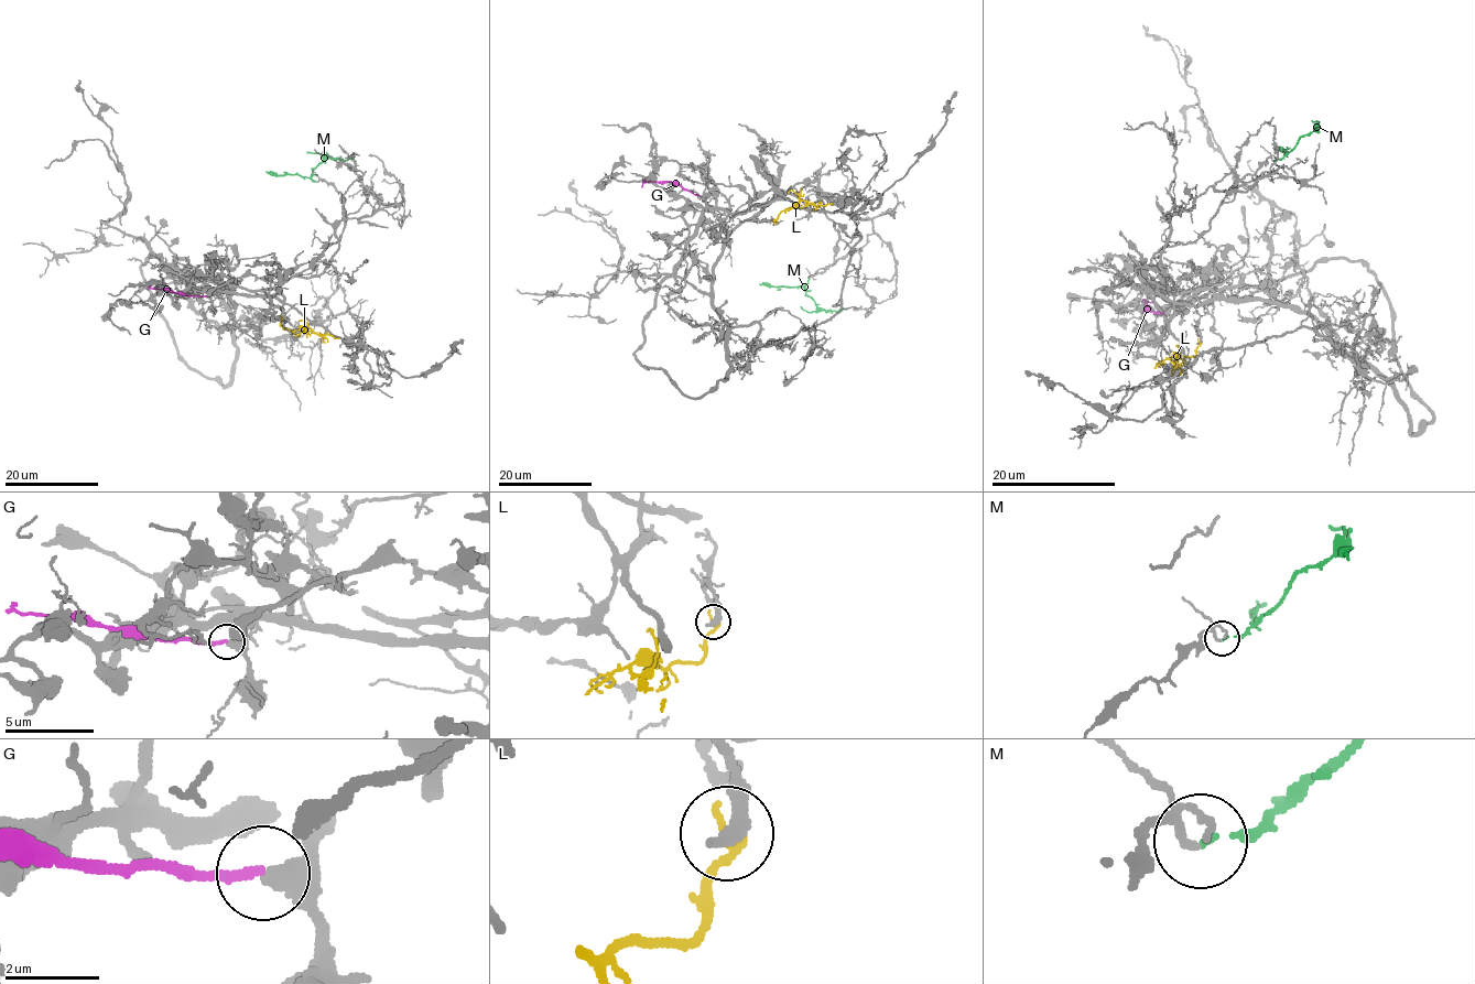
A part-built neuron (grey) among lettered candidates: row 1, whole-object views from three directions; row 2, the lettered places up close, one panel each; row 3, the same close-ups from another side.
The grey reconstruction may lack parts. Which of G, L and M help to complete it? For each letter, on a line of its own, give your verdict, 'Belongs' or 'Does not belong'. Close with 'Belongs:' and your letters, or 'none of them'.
G: Does not belong
L: Belongs
M: Belongs
Belongs: L, M

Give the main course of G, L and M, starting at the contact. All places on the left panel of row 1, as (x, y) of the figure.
G: (206, 295), (148, 288)
L: (283, 317), (283, 328), (289, 331), (301, 330), (339, 337)
M: (316, 182), (310, 175), (312, 170), (325, 160), (353, 159)

